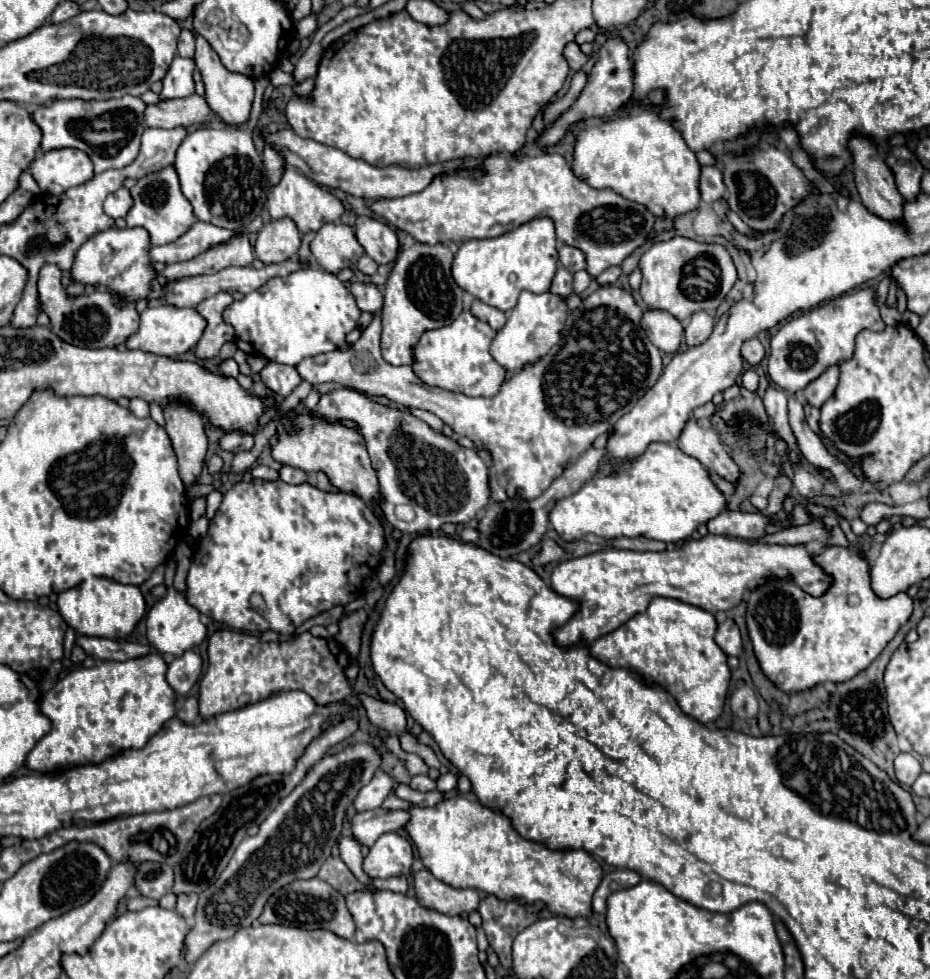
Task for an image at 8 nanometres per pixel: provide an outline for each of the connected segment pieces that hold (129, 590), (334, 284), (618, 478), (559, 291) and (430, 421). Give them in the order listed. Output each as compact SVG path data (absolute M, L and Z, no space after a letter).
M92 576L80 582L78 586L58 594L58 612L68 622L68 626L78 630L78 634L82 636L100 636L118 640L128 636L136 628L136 624L147 613L147 605L138 586L124 586L108 578Z
M302 268L284 278L268 280L260 290L246 294L244 300L234 302L224 312L228 324L236 330L236 346L246 354L258 354L270 362L296 366L306 356L316 356L320 352L332 352L346 344L346 334L358 326L362 310L356 306L352 292L332 274L322 268Z
M660 442L660 444L650 444L640 458L620 464L614 474L592 478L588 484L584 484L580 492L560 500L550 512L550 522L554 530L568 542L578 540L584 534L596 534L600 538L646 536L666 544L678 544L690 538L700 524L706 524L724 510L726 510L726 498L712 482L708 470L696 458L684 454L678 446Z
M562 266L558 268L558 272L556 272L554 280L552 280L550 292L556 294L556 296L562 296L564 300L574 294L574 288L572 288L572 274L570 274L568 270L564 270Z
M408 409L408 410L412 415L419 417L421 420L426 422L436 432L443 433L444 423L435 414L420 409Z

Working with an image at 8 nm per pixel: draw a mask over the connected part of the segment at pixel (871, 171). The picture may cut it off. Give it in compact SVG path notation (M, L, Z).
M856 136L850 140L850 150L852 150L852 158L854 158L854 180L860 192L860 200L862 204L876 216L880 216L882 220L890 220L890 222L900 222L902 214L904 214L904 198L896 188L894 182L894 174L890 172L890 168L886 166L884 158L880 156L878 148L862 136Z

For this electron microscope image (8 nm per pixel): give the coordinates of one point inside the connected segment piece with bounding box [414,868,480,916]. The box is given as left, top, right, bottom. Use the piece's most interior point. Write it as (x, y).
(433, 892)

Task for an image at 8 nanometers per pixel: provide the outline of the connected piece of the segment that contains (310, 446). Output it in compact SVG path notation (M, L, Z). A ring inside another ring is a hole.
M308 414L300 416L296 422L300 426L298 434L290 436L288 432L284 432L280 436L278 444L272 448L272 456L280 464L296 466L304 472L322 470L330 478L332 486L336 486L338 490L356 490L356 494L360 494L360 498L364 498L364 502L382 500L378 474L370 464L370 456L368 456L362 434L358 434L356 430L348 430L340 424L328 424L328 422L316 420Z

